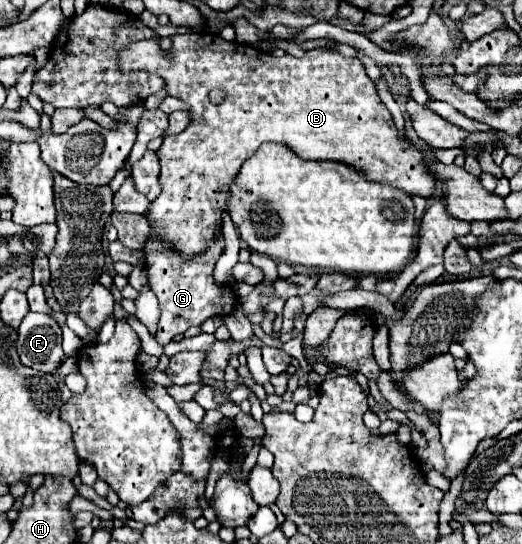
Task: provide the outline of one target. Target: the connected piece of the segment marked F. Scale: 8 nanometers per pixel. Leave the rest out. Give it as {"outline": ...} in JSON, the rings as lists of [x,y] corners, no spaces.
{"outline":[[[28,312],[18,328],[16,350],[22,364],[54,374],[64,358],[58,324],[48,314]]]}

